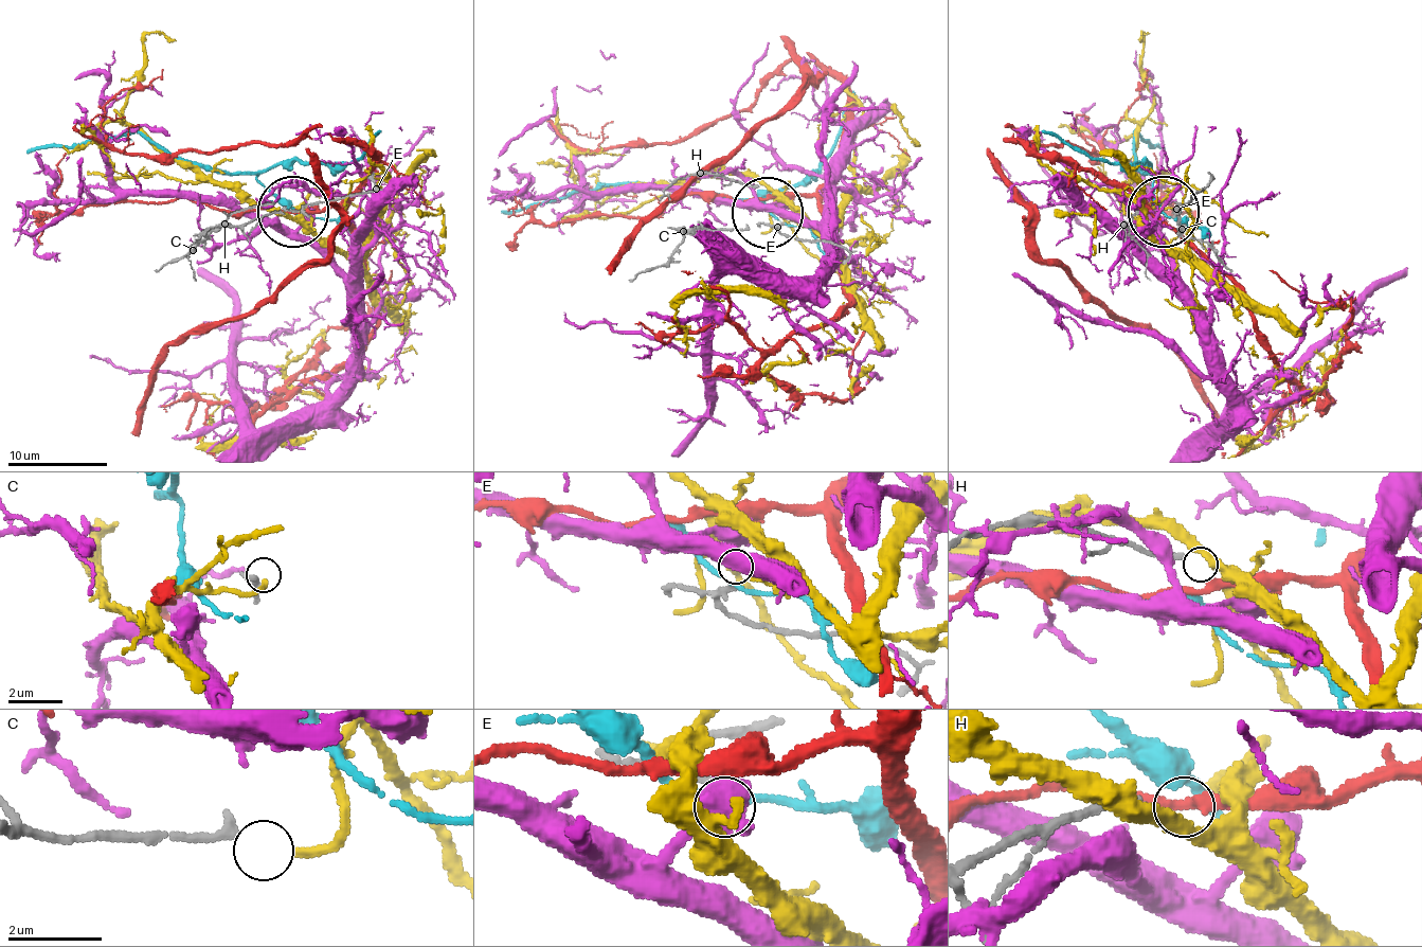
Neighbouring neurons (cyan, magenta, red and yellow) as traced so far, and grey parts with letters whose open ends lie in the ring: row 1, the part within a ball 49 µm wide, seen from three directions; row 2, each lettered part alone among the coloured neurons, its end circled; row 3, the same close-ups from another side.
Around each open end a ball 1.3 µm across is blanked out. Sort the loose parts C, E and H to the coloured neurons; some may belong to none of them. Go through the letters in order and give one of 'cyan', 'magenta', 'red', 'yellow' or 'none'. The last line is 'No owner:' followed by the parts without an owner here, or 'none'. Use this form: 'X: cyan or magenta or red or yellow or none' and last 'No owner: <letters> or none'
C: yellow
E: none
H: red
No owner: E

